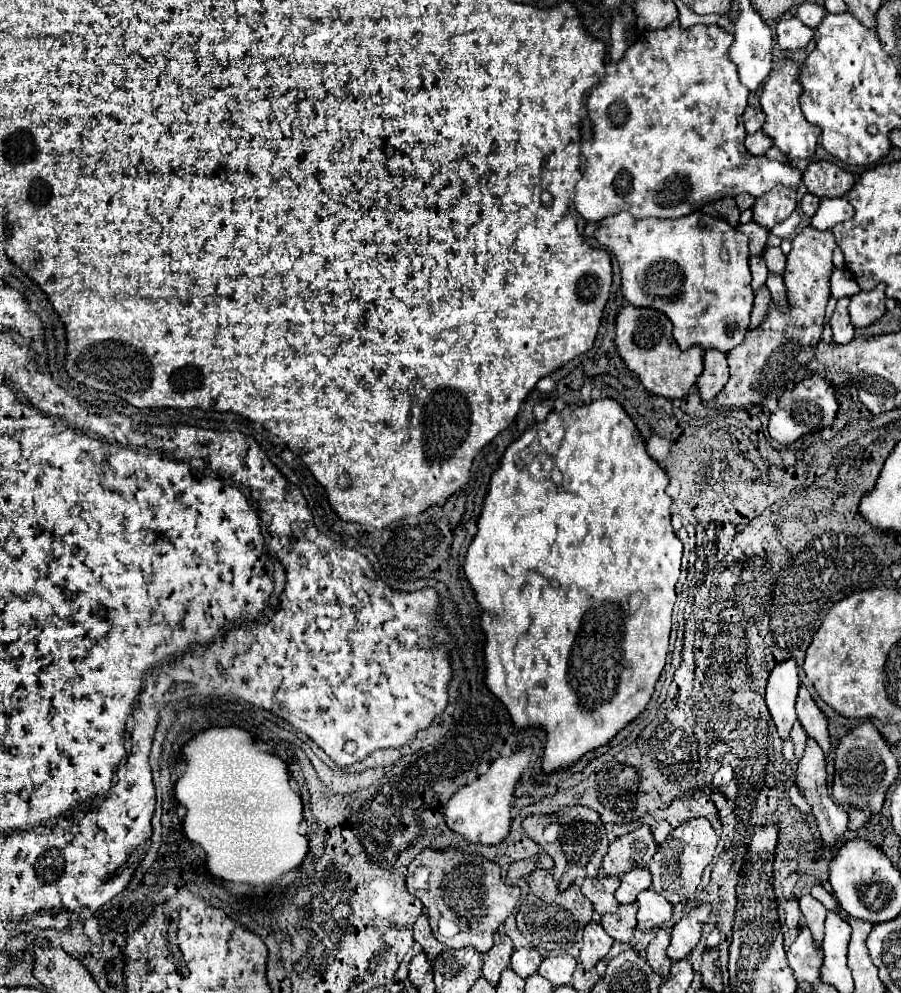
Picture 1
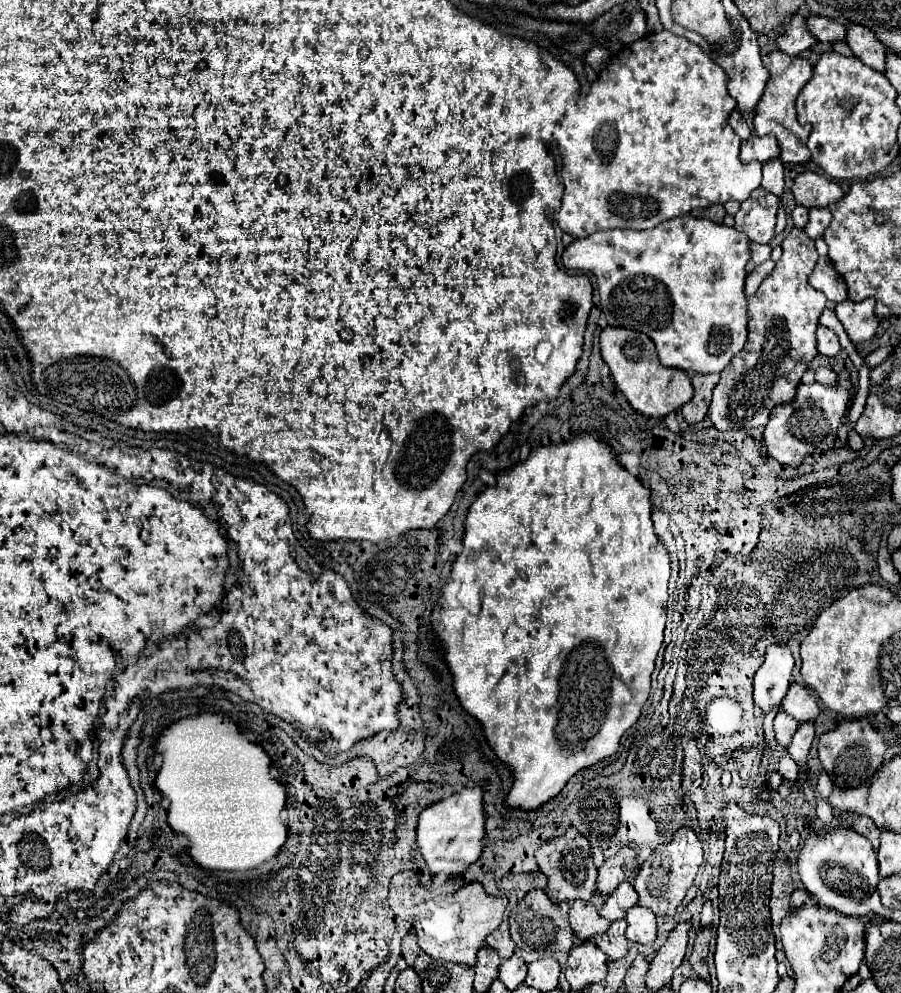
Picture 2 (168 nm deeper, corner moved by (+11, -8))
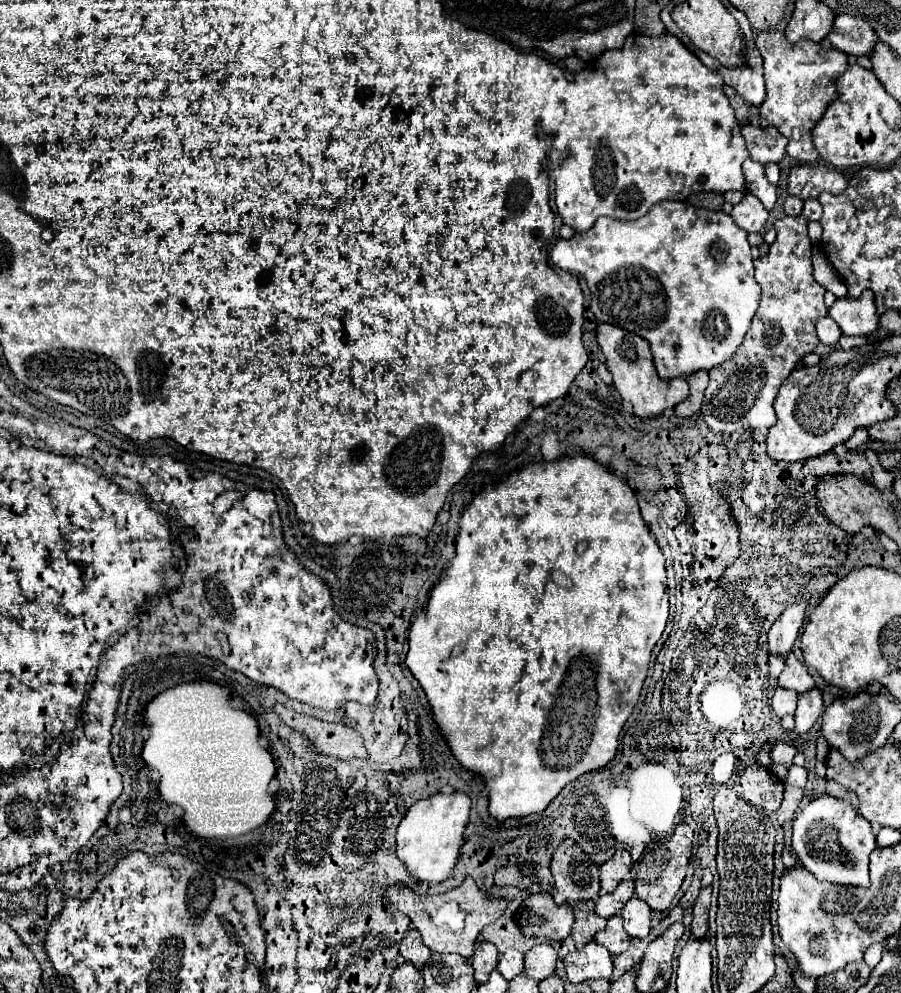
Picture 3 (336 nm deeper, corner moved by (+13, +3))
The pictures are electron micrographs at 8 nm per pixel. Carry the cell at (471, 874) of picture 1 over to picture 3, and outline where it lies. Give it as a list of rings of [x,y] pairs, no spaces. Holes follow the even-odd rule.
[[[466,877],[462,885],[442,895],[418,895],[406,885],[392,885],[386,891],[388,903],[392,903],[398,911],[406,913],[412,919],[412,925],[420,931],[424,945],[436,953],[458,953],[466,959],[474,953],[474,941],[478,933],[494,923],[506,909],[506,899],[492,897],[474,883],[472,877]]]

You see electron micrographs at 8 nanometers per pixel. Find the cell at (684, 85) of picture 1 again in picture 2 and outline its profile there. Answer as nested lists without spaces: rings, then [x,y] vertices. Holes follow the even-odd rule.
[[[666,30],[656,32],[656,34],[648,34],[642,40],[624,46],[620,52],[616,52],[608,64],[604,66],[604,70],[598,74],[598,78],[592,82],[588,94],[586,94],[586,102],[582,108],[568,112],[560,126],[562,132],[558,134],[556,142],[558,142],[558,150],[562,156],[562,170],[560,170],[560,178],[564,184],[564,196],[562,196],[562,208],[558,212],[558,226],[562,228],[562,232],[574,236],[574,238],[586,238],[594,232],[600,230],[608,230],[608,228],[634,228],[634,230],[650,230],[674,216],[682,216],[688,214],[694,208],[706,208],[712,204],[724,204],[728,200],[736,200],[736,202],[744,202],[752,190],[756,190],[760,186],[762,180],[762,164],[760,162],[750,162],[750,164],[742,164],[738,158],[738,148],[740,148],[740,138],[734,134],[734,130],[728,124],[728,116],[730,112],[736,108],[736,102],[732,100],[732,96],[726,90],[726,72],[714,64],[702,50],[700,46],[688,42],[682,36],[674,36]]]

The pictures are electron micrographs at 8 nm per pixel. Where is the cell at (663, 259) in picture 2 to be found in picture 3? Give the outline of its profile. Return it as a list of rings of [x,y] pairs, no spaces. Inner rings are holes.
[[[662,201],[660,205],[654,205],[654,209],[650,209],[644,217],[636,219],[636,221],[620,221],[620,219],[612,219],[612,217],[600,217],[594,227],[590,231],[584,233],[574,233],[572,239],[560,239],[554,249],[552,249],[552,263],[558,265],[564,271],[582,275],[590,287],[592,293],[592,313],[596,315],[596,319],[600,323],[612,323],[618,325],[622,329],[628,329],[632,333],[638,333],[640,337],[644,337],[646,341],[650,341],[650,349],[654,355],[654,363],[656,363],[656,371],[662,379],[672,379],[672,377],[688,377],[698,369],[712,369],[716,365],[722,365],[724,361],[728,361],[736,349],[740,347],[746,331],[750,329],[750,321],[758,309],[758,299],[760,299],[760,285],[754,279],[754,265],[750,259],[750,243],[748,243],[748,233],[744,229],[740,229],[730,215],[722,213],[722,211],[710,211],[710,209],[698,209],[690,203],[684,201]]]

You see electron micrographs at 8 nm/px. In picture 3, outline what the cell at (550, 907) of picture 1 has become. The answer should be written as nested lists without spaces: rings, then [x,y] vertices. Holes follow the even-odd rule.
[[[534,893],[528,895],[522,903],[522,923],[526,919],[524,929],[530,935],[546,937],[550,941],[562,941],[570,935],[574,925],[574,913],[570,905],[554,903],[550,893]]]

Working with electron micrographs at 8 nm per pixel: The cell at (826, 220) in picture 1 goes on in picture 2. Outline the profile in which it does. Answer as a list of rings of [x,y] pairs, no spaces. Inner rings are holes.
[[[810,208],[810,220],[804,226],[804,230],[812,240],[816,240],[824,236],[824,230],[828,228],[830,222],[832,222],[832,214],[828,208]]]

